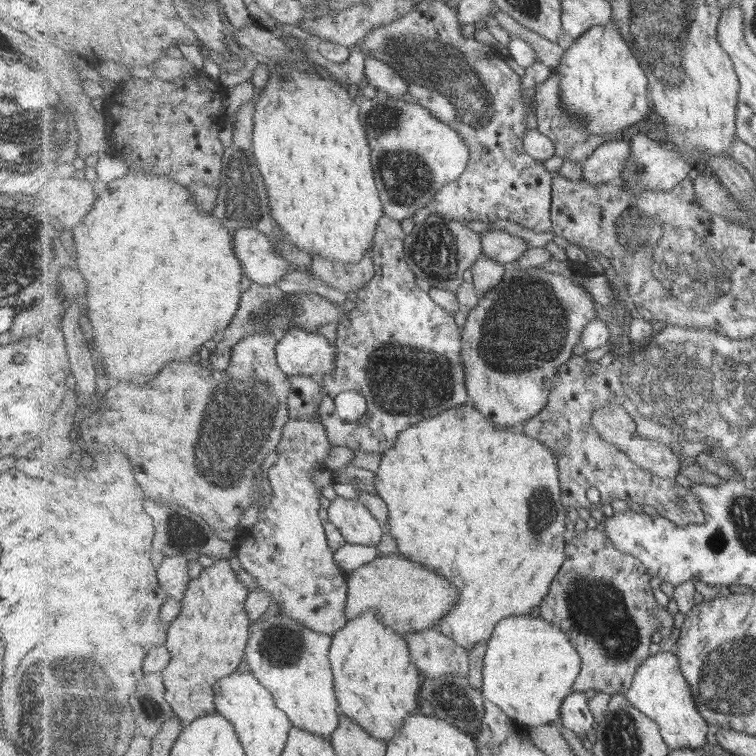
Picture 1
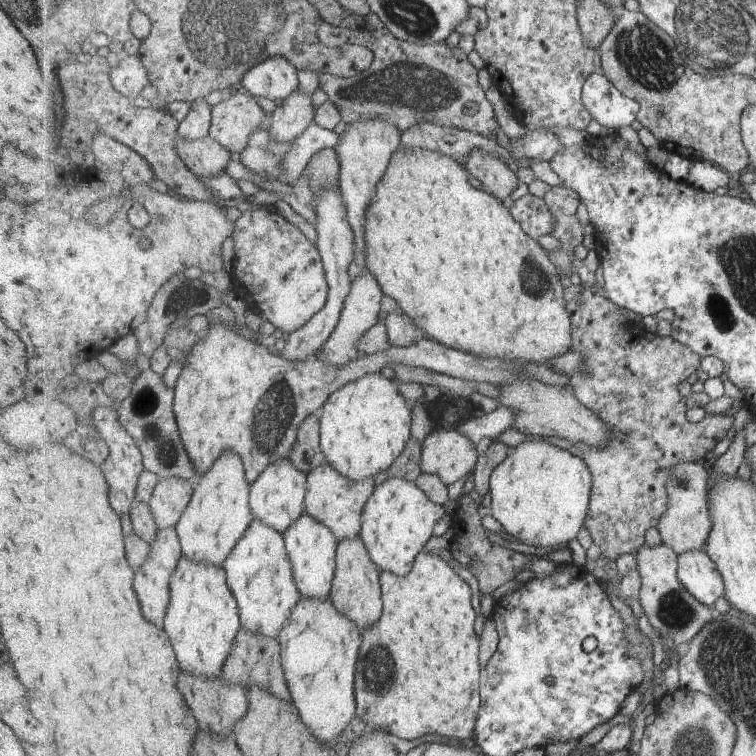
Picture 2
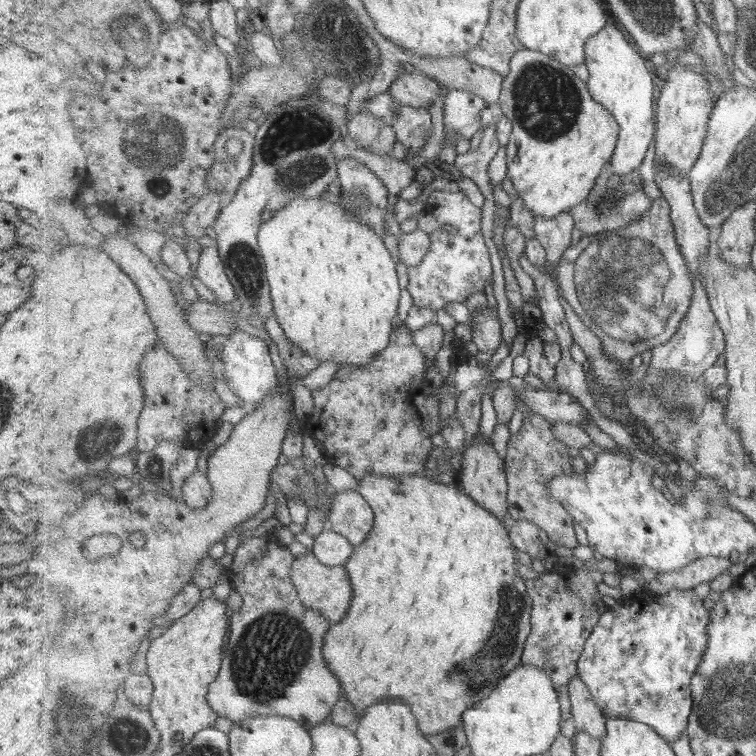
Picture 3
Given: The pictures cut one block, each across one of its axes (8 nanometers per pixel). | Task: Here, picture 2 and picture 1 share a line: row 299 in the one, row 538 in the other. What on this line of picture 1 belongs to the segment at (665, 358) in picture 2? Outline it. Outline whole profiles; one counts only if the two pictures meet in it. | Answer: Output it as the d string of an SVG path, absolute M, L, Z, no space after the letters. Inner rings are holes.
M605 530L575 533L567 544L565 568L551 586L551 600L557 602L557 616L582 659L582 671L575 692L596 690L599 694L627 692L641 664L649 658L651 636L657 626L673 629L673 614L657 605L651 580L653 573L641 560L618 551Z

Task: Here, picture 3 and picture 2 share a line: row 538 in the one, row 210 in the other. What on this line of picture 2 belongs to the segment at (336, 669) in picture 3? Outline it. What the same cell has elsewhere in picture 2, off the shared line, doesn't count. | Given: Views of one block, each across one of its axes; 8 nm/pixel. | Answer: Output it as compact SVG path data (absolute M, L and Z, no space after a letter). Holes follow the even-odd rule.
M400 148L389 164L385 178L378 184L376 199L368 208L368 219L365 220L365 259L369 270L385 296L395 300L399 308L419 329L423 329L429 339L447 348L467 352L471 356L490 359L497 363L501 359L519 360L541 365L552 361L557 356L563 356L573 348L573 322L568 304L563 296L563 284L557 266L549 258L549 253L539 242L536 242L521 224L513 217L511 209L503 206L497 196L491 196L484 188L475 188L469 180L470 172L465 165L459 164L455 158L440 151L425 150L425 148Z

